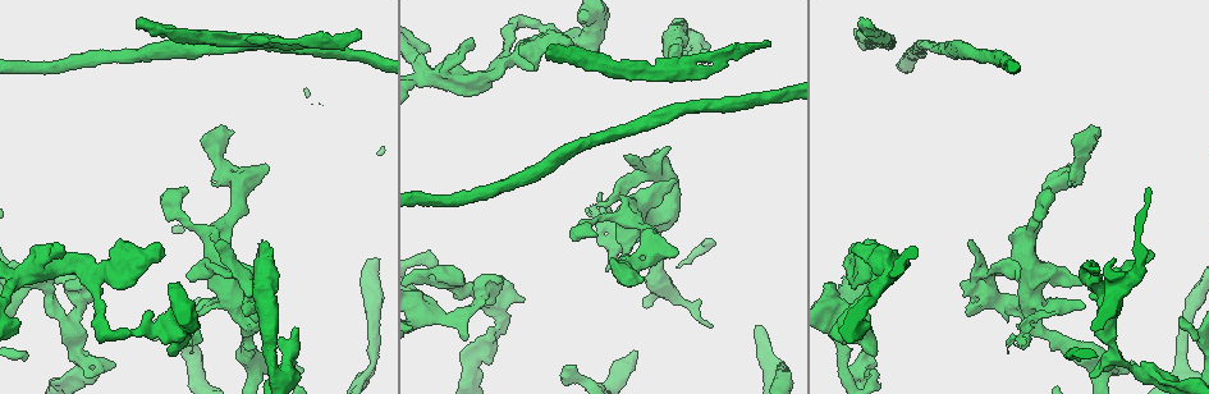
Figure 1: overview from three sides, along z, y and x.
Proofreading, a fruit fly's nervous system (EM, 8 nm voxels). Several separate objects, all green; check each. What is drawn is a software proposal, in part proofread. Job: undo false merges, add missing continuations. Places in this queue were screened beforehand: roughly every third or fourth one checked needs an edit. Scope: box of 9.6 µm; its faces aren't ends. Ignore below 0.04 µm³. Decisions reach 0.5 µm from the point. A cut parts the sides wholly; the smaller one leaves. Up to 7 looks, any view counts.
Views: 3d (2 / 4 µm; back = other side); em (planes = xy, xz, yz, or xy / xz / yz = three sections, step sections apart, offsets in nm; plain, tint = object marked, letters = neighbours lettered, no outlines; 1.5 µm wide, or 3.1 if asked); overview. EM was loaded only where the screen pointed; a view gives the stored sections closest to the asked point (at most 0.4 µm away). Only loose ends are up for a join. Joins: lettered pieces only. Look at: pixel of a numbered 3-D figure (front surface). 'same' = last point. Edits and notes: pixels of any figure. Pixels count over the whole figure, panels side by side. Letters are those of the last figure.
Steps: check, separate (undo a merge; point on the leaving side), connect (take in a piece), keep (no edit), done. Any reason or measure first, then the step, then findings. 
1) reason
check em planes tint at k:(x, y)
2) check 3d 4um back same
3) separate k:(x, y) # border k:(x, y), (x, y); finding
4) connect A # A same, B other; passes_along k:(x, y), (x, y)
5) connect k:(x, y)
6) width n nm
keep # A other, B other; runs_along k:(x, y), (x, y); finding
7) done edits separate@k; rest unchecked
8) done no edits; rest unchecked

free end
check 3d 2um at 1:(545, 55)

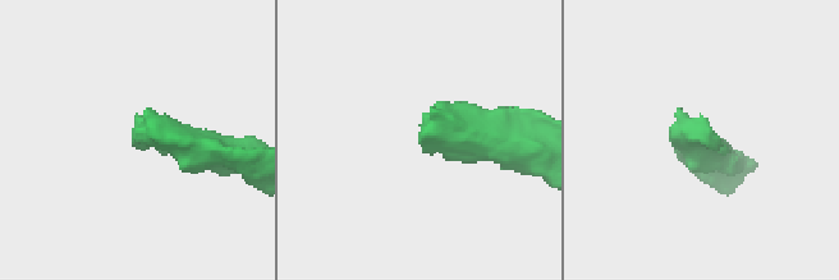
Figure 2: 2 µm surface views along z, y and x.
check em planes letters at 2:(705, 119)

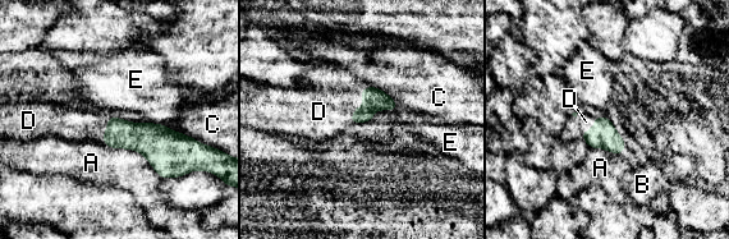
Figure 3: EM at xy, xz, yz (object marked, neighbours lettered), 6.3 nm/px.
connect D # A other, B other, C other, D same, E other; passes_along 3:(375, 99), (360, 106), (321, 113); the cell continues

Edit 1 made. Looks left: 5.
check overview

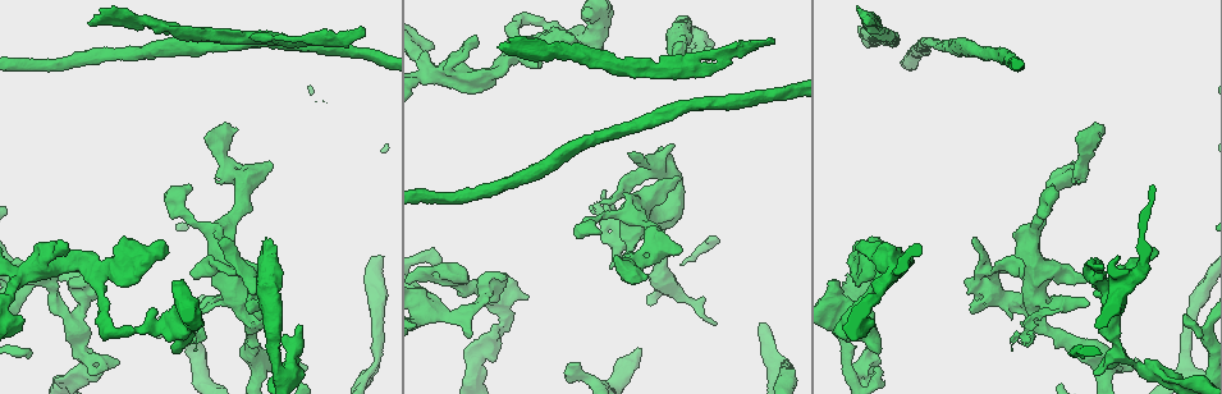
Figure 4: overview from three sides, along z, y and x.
free end
check em planes letters at 4:(1097, 291)

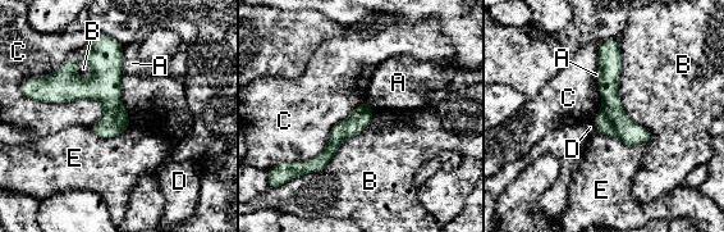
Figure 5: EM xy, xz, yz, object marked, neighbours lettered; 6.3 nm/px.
keep # A other, B other, C other, D other, E other; no lettered piece goes on from it

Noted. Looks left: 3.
branch stops here
check 3d 4um at 4:(630, 154)

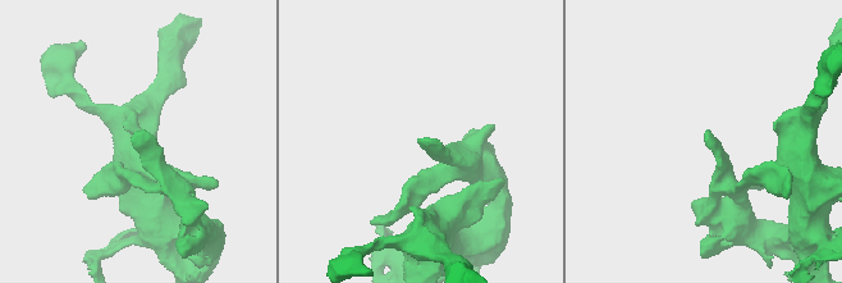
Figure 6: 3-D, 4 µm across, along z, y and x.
check em xy step 4 tint at 6:(419, 140)

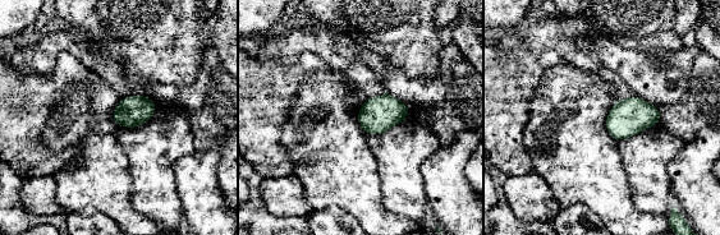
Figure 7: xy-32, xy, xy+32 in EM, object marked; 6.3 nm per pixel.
what lies round it
check em xy step 4 letters same

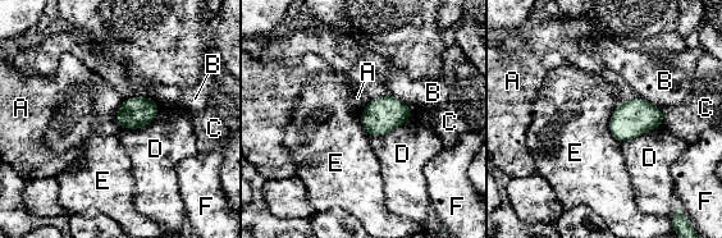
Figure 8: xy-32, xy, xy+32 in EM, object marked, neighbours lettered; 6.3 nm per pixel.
longest_contact D 300 nm
keep # A other, B other, C other, D other, E other, F other; border 8:(620, 101), (608, 122), (617, 142); no lettered piece goes on from it

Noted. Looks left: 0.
done edits connect@3; rest unchecked

